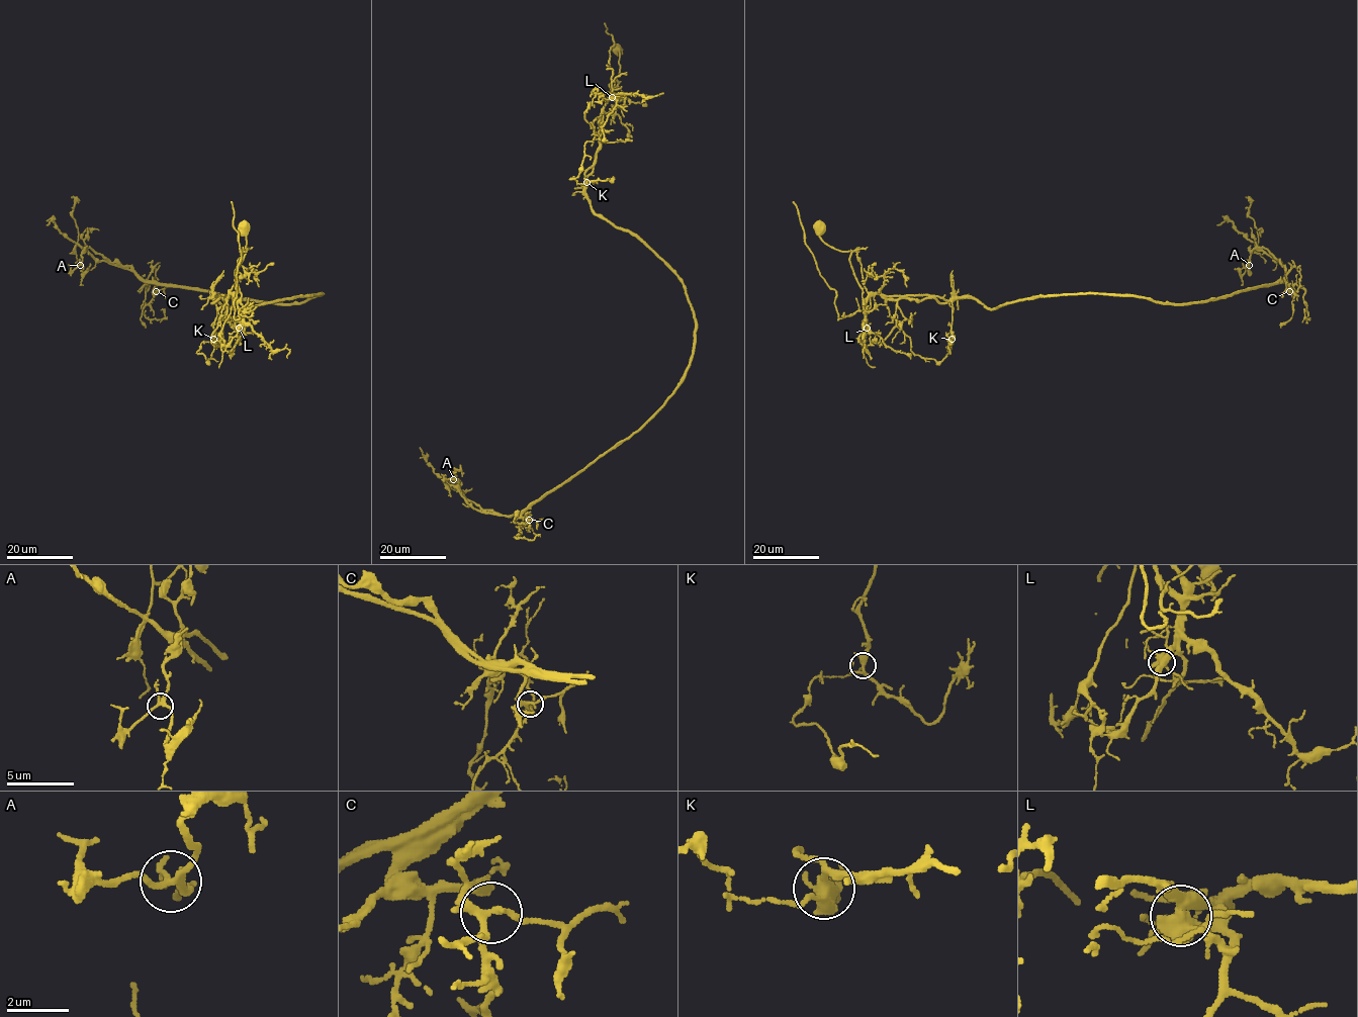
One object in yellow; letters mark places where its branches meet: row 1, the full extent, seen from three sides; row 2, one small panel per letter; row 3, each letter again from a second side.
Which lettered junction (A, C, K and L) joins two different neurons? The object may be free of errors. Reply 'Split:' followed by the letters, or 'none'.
Split: L

